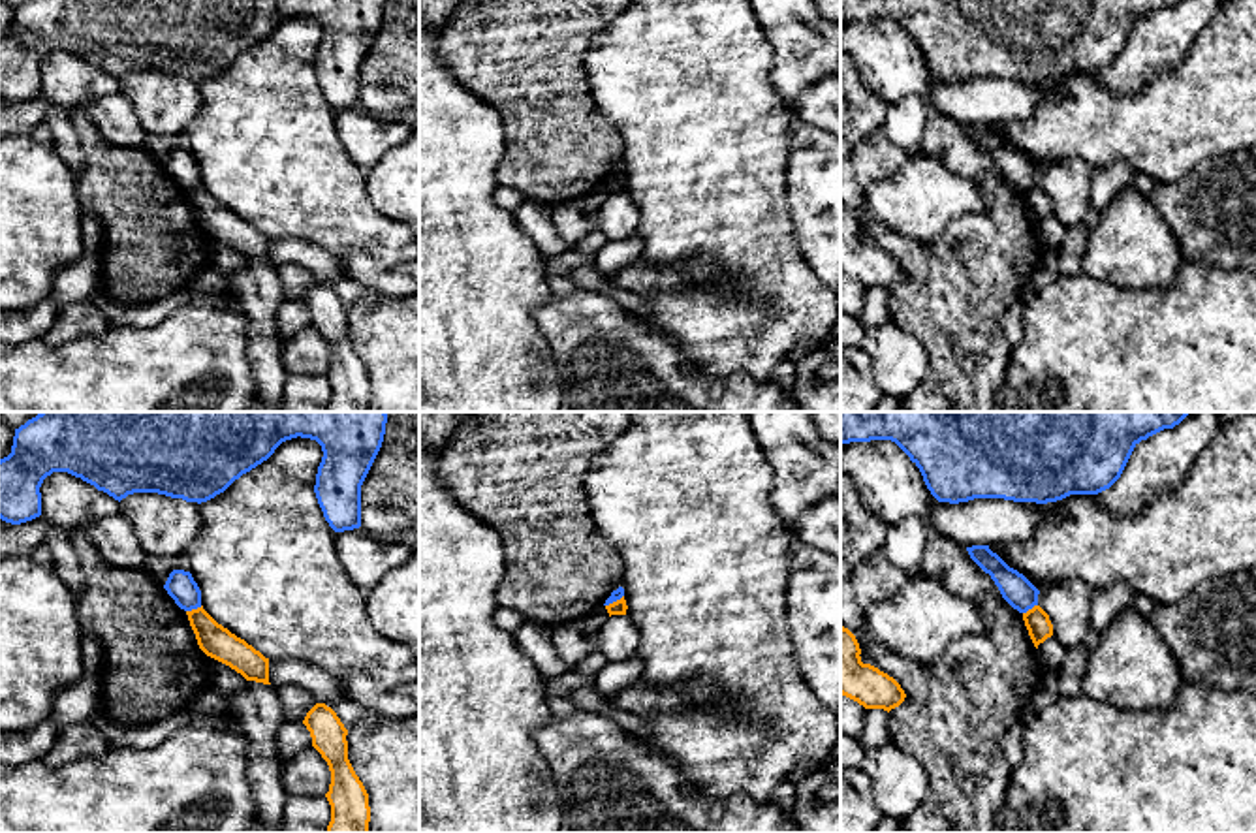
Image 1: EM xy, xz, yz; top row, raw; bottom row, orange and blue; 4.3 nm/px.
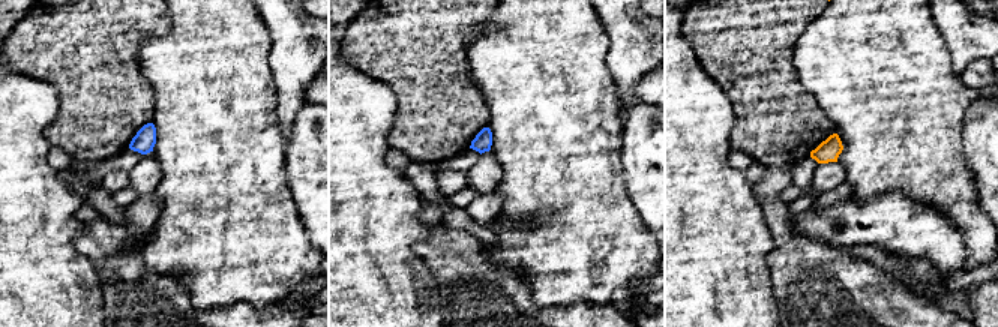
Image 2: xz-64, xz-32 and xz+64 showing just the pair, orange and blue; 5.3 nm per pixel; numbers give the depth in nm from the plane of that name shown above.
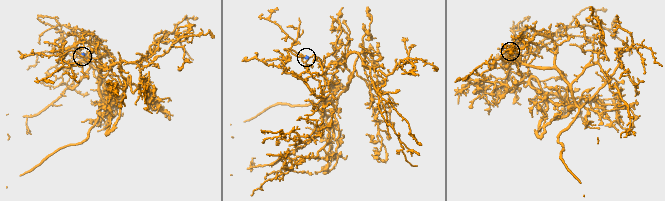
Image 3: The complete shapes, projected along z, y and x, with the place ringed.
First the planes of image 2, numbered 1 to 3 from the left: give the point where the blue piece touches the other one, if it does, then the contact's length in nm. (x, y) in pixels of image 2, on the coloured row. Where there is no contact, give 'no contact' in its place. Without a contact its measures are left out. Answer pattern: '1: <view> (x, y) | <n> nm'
1: no contact
2: no contact
3: no contact

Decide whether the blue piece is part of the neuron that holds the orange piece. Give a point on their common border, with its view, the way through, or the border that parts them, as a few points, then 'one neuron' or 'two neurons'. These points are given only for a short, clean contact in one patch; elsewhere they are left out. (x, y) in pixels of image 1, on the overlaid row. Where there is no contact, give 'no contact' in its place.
xy (194, 610) | along xy (202, 606), (187, 612) | two neurons

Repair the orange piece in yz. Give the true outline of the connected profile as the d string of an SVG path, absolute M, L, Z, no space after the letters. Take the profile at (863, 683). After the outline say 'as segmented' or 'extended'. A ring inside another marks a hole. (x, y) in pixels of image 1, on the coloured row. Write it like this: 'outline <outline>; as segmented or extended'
outline M840 624L840 694L865 709L891 711L906 694L901 684L871 664L861 662L856 636Z; as segmented

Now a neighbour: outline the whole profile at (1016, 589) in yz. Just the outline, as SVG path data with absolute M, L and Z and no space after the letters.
M989 545L966 547L970 558L991 575L1002 598L1019 613L1038 605L1040 590L1017 570L1010 568Z

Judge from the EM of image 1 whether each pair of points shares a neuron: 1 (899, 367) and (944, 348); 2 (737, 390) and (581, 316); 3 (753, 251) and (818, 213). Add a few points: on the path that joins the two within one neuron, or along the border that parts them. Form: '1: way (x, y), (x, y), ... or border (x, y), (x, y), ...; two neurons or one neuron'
1: border (897, 324), (927, 352), (927, 373), (912, 392); two neurons
2: way (698, 380), (664, 380), (621, 354); one neuron
3: border (786, 183), (786, 204), (794, 237), (811, 267); two neurons

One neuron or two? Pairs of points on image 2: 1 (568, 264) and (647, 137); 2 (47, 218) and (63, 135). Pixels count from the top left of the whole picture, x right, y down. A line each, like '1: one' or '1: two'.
1: two
2: two

